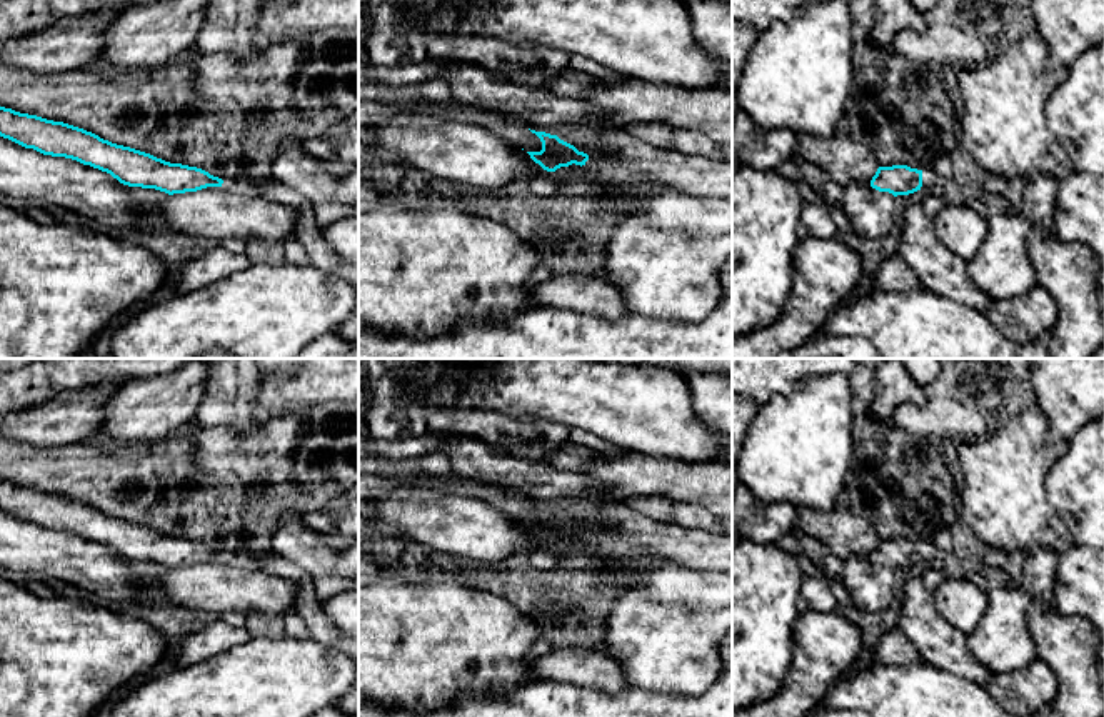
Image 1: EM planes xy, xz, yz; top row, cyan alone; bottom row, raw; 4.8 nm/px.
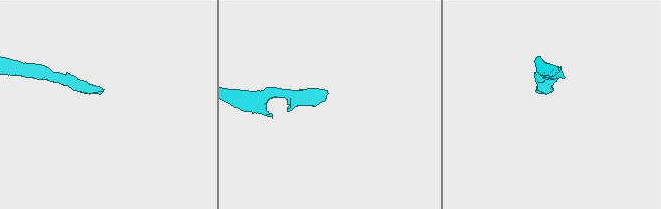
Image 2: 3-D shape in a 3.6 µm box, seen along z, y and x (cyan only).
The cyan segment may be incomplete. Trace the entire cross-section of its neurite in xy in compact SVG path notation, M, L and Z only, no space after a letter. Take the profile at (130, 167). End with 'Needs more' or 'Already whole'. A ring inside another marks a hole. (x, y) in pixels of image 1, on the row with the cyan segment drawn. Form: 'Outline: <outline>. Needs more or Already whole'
Outline: M0 107L0 137L43 155L65 157L110 173L128 187L155 188L168 195L207 187L262 197L247 180L222 180L208 172L170 163L150 153L117 145L83 128Z. Needs more

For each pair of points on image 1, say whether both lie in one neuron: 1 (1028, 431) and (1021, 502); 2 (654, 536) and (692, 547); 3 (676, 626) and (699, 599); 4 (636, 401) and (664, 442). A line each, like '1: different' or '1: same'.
1: same
2: same
3: different
4: same

